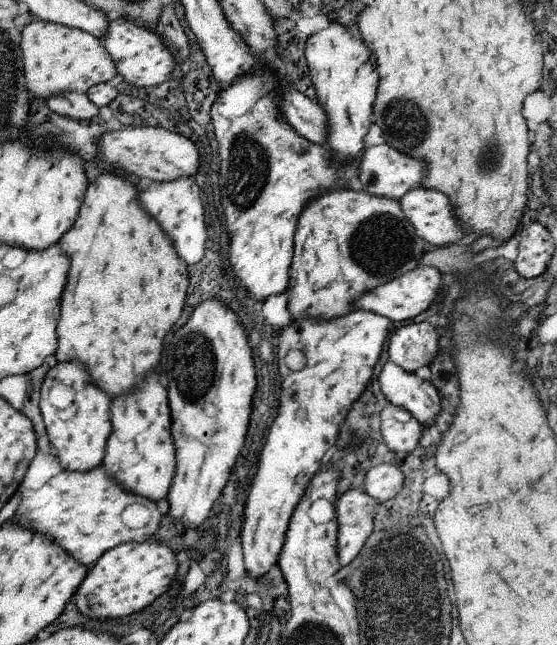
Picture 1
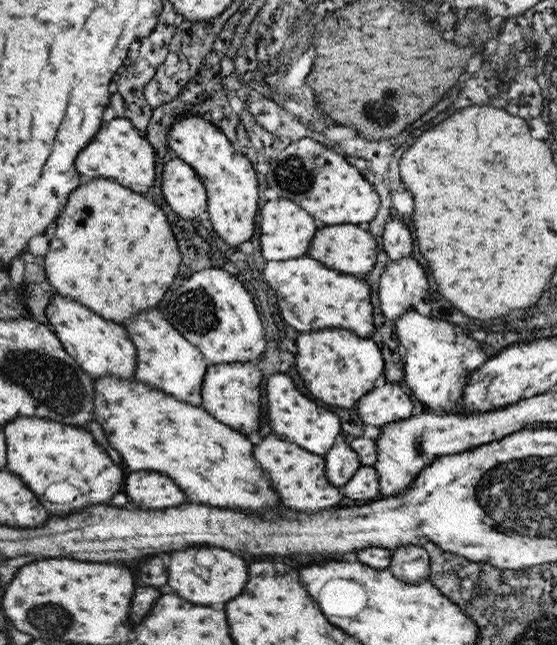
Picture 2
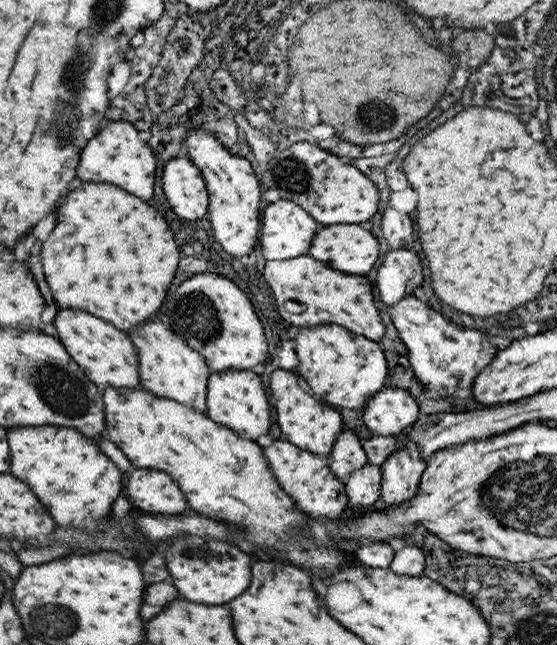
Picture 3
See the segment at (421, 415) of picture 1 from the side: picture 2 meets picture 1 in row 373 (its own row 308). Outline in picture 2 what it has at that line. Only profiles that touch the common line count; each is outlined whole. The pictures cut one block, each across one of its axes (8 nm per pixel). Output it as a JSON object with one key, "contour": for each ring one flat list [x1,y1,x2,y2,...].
{"contour":[[413,258,389,260,375,288,381,312,391,322,401,318,409,308,415,308,415,302,425,296,425,290,423,268]]}

